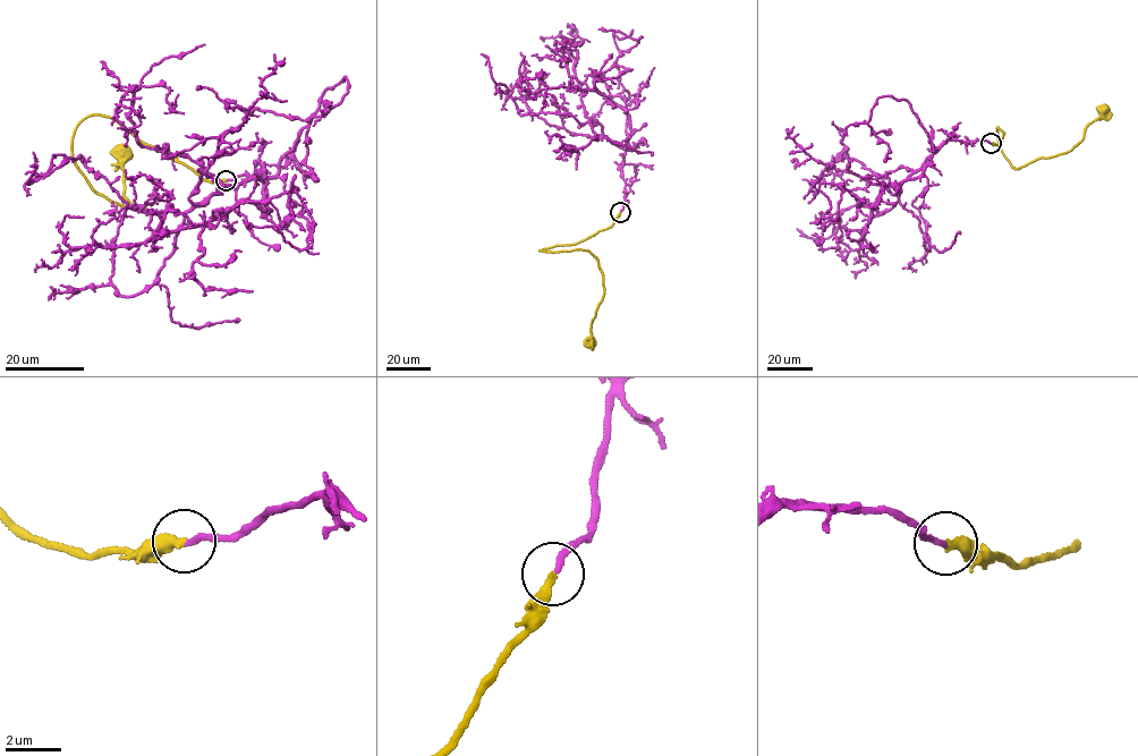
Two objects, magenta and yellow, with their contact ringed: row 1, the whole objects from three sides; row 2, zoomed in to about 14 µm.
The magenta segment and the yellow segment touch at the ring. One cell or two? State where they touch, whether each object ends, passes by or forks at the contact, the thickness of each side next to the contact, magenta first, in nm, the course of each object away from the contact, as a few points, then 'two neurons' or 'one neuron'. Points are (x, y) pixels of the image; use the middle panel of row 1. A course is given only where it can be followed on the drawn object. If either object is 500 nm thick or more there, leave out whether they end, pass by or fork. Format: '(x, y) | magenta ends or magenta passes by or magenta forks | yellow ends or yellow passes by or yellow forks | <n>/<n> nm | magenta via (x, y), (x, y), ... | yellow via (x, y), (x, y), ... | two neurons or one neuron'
(620, 212) | magenta ends | yellow ends | 200/340 nm | magenta via (620, 212), (629, 120), (597, 91), (593, 81), (642, 36), (635, 40), (599, 30) | yellow via (620, 212), (610, 227), (585, 239), (538, 251), (582, 249), (595, 257), (604, 289), (592, 320), (589, 342) | one neuron

